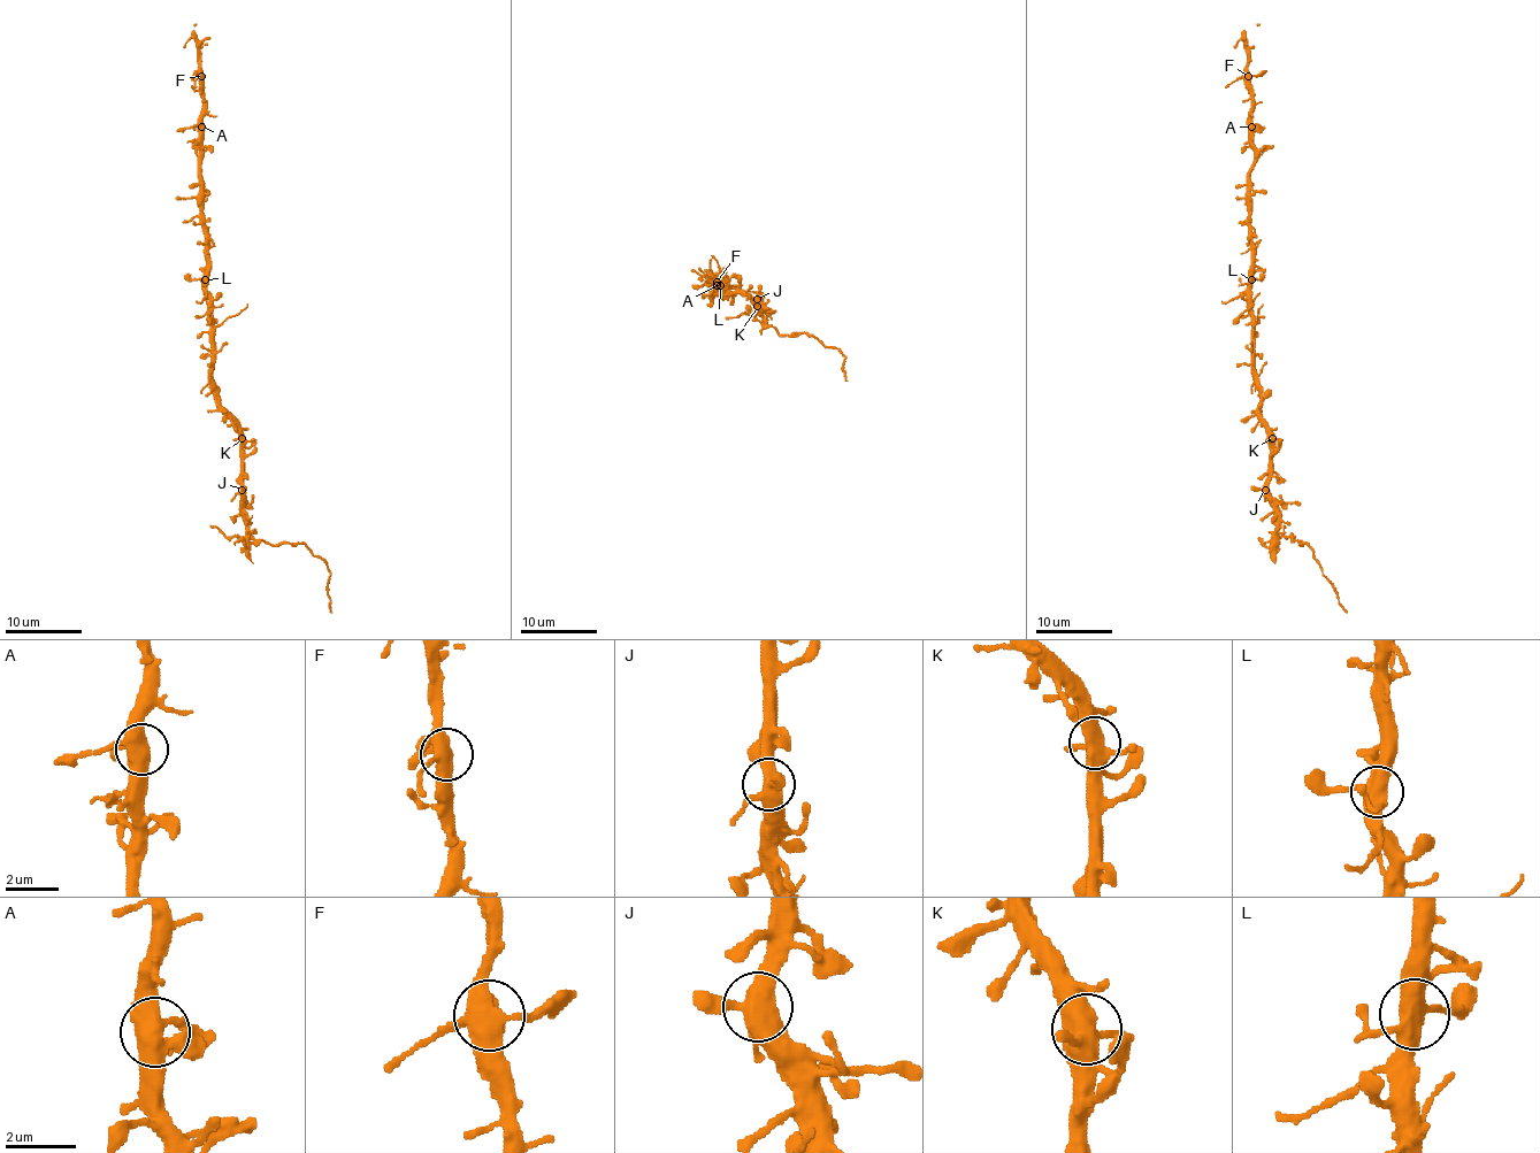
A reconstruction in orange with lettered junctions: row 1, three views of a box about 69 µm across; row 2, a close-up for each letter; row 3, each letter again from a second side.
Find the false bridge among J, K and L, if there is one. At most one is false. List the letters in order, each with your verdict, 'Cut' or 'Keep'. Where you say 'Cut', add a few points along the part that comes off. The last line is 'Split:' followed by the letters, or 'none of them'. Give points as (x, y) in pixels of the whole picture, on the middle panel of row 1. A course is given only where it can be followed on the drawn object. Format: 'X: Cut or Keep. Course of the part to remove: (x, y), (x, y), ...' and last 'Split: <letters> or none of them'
J: Keep
K: Keep
L: Keep
Split: none of them

